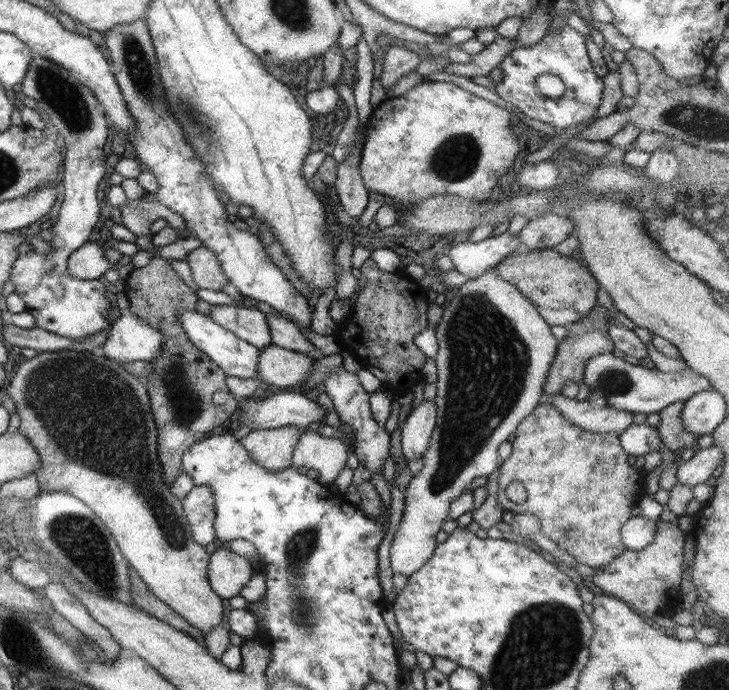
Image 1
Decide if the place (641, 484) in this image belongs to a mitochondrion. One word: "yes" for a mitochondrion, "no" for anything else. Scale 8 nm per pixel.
no

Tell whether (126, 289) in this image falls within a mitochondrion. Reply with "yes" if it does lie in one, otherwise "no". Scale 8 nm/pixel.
no

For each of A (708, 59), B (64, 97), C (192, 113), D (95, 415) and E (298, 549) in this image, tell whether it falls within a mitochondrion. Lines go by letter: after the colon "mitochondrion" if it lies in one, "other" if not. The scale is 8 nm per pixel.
A: other
B: mitochondrion
C: mitochondrion
D: mitochondrion
E: mitochondrion

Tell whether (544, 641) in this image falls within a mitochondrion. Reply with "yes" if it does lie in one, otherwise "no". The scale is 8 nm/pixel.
yes

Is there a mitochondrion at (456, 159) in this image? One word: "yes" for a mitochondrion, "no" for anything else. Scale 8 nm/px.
yes

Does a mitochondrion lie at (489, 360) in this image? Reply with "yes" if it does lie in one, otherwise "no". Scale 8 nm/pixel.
yes

